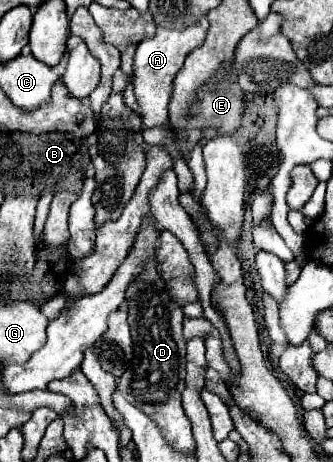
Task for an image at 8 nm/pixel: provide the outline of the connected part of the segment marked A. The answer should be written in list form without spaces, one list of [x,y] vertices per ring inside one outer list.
[[[205,20],[185,30],[167,30],[159,26],[155,38],[143,40],[137,46],[135,62],[133,62],[133,88],[137,102],[141,104],[143,110],[143,128],[155,128],[169,120],[167,104],[169,104],[169,92],[173,92],[173,76],[177,76],[177,72],[181,70],[187,52],[193,52],[203,44],[205,34],[207,34]]]

